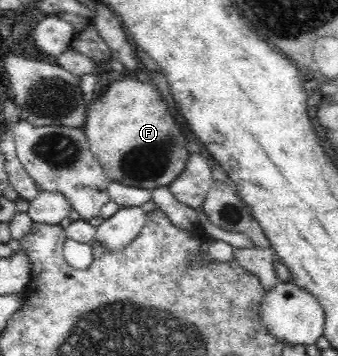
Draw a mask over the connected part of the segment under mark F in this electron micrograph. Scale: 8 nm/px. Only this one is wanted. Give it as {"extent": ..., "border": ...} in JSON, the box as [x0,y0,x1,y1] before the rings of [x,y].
{"extent":[83,73,187,189],"border":[[[125,73],[123,77],[113,81],[107,90],[96,100],[87,106],[85,124],[83,129],[87,136],[87,142],[103,167],[104,175],[109,181],[116,181],[128,187],[139,187],[140,189],[156,189],[156,187],[169,186],[185,168],[187,157],[186,136],[180,133],[176,127],[172,115],[168,113],[166,103],[162,101],[156,87],[134,81]]]}

